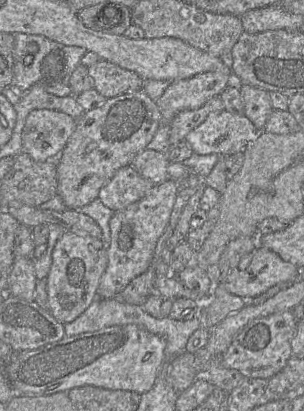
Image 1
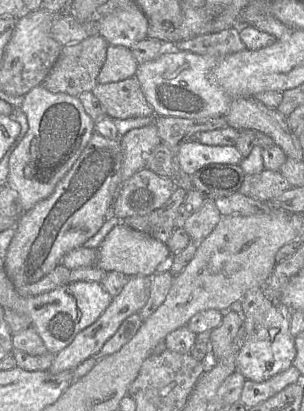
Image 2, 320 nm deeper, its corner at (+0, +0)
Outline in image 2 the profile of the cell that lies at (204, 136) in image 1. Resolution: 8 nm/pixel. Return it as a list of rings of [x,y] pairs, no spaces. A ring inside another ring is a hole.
[[[185,141],[178,149],[180,170],[190,176],[208,164],[240,164],[242,159],[236,146],[212,146],[199,141]]]

